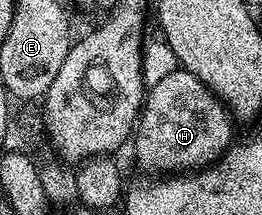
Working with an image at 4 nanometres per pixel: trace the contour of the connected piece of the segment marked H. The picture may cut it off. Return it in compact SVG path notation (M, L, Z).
M176 69L148 90L131 147L137 150L137 159L145 167L162 167L165 173L188 173L216 163L229 150L235 139L233 126L235 120L221 98L199 77Z

